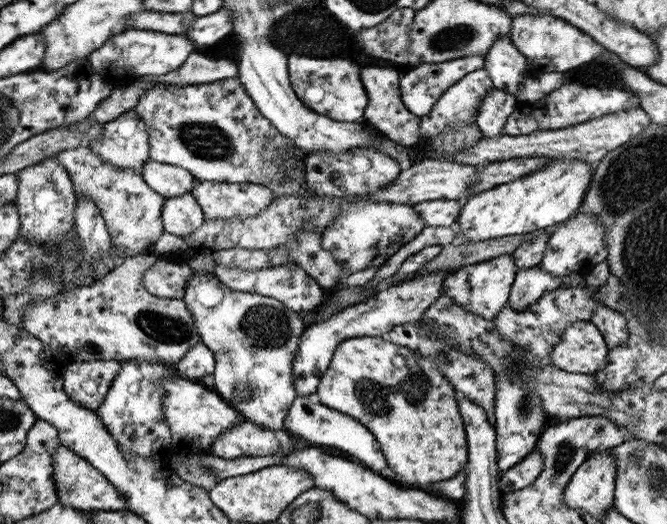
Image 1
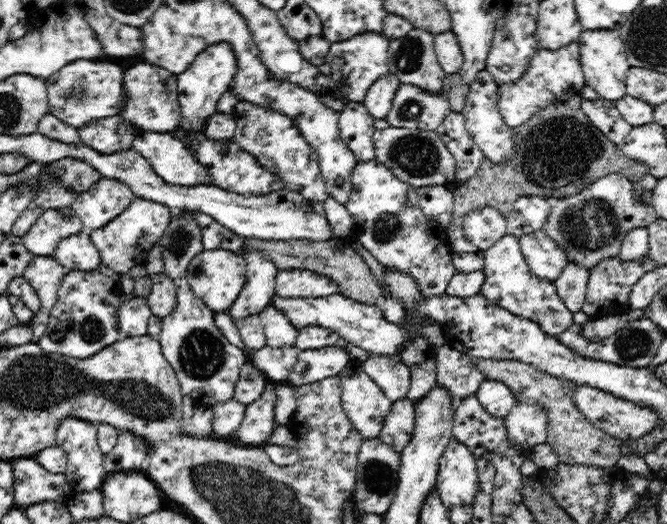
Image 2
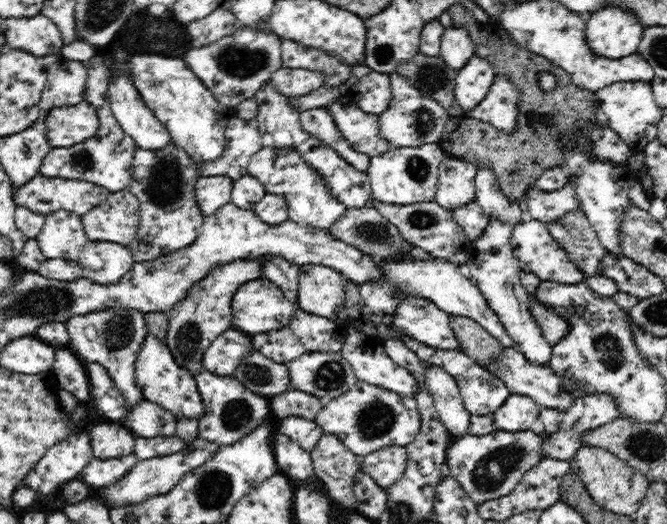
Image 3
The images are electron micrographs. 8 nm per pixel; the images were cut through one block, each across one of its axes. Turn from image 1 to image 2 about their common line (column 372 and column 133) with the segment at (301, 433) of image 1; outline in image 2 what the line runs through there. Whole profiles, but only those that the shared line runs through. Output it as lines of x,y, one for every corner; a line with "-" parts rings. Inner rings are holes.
119,432
116,446
104,455
104,466
108,474
146,470
148,447
140,437
130,432

